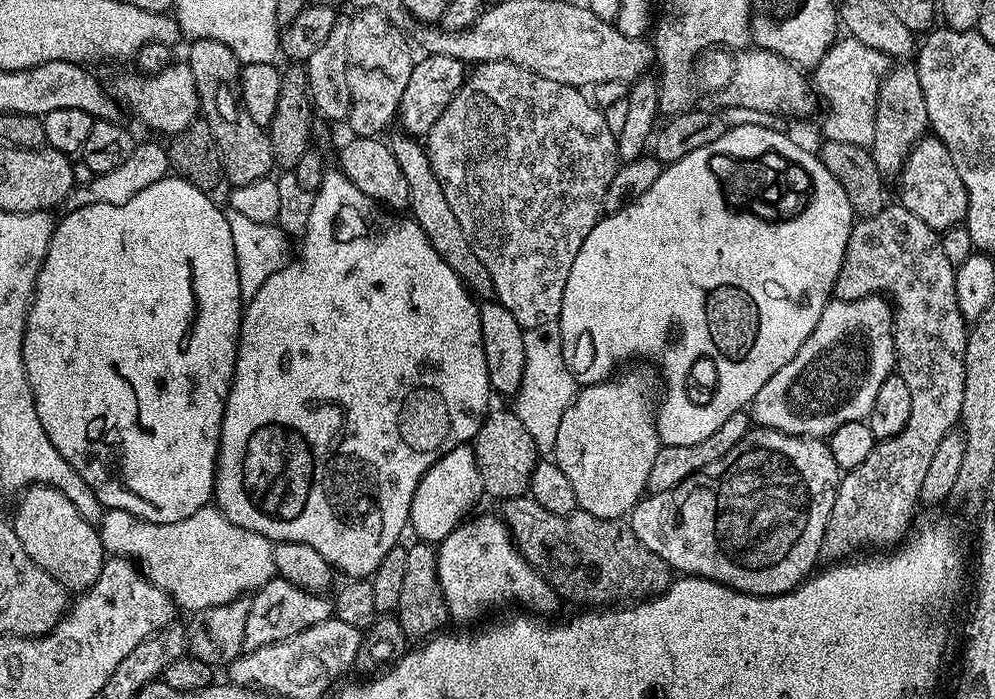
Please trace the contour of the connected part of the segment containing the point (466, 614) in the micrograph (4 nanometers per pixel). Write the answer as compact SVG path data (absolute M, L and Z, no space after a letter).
M499 515L465 519L436 548L436 569L442 594L446 598L448 615L468 626L471 620L484 616L495 604L521 604L521 609L536 614L548 614L558 603L544 575L516 549L507 524Z

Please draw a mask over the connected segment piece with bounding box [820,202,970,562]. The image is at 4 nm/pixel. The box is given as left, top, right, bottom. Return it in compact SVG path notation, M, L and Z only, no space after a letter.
M899 202L889 203L878 214L857 219L853 223L850 242L846 242L846 254L838 270L835 299L858 300L877 294L883 294L893 301L904 296L904 316L897 315L894 320L894 372L904 379L906 387L910 389L910 419L898 434L894 434L894 438L879 441L860 465L847 469L841 475L834 498L834 510L830 510L826 534L820 547L820 560L824 562L839 562L859 553L856 552L859 548L884 550L901 543L909 533L908 526L916 512L922 481L926 478L930 461L938 451L942 438L946 438L946 434L960 422L962 398L966 390L966 342L970 328L958 310L956 268L950 258L946 258L936 231L926 226L918 214L910 214L910 210L906 210Z

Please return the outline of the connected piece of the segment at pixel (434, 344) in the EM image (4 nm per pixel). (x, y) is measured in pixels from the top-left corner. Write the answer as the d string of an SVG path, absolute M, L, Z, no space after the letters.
M339 170L325 171L322 186L311 197L311 200L312 209L308 212L308 229L304 232L304 245L300 248L300 257L297 260L296 257L289 259L284 268L278 270L278 274L270 274L270 278L266 278L265 284L259 288L258 294L254 294L254 298L247 301L242 308L240 343L236 346L236 365L232 375L232 385L224 403L220 452L216 455L214 504L223 516L230 518L230 522L234 526L254 530L254 534L262 534L267 540L273 542L306 542L306 546L314 546L314 550L318 550L318 554L322 554L322 558L326 558L326 562L332 565L337 573L345 572L344 576L348 578L368 578L372 576L371 572L379 570L380 563L391 554L392 547L399 542L404 528L406 532L409 527L410 502L414 502L414 490L418 490L418 482L422 478L422 474L426 474L426 470L430 470L430 466L434 466L434 462L442 454L475 441L484 417L490 411L488 395L492 396L494 391L488 380L486 355L483 354L482 328L479 326L480 304L474 299L473 293L469 291L460 276L454 274L454 270L450 270L450 266L446 266L446 262L442 262L442 258L438 258L438 250L434 250L434 246L430 246L430 238L426 238L426 234L422 234L422 230L416 225L415 220L404 214L389 214L376 201L370 199L366 194L362 194L362 190L358 190L358 186L354 186L354 182L350 182L350 178L346 178L344 173Z

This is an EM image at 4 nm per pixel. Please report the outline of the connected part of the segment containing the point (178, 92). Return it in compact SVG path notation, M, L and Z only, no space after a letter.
M173 62L162 71L145 76L132 72L124 72L117 78L114 95L117 101L126 105L126 108L128 103L129 110L136 112L137 118L146 127L153 128L156 132L175 134L197 123L201 115L200 98L195 86L194 74L187 62L180 62L180 64Z

